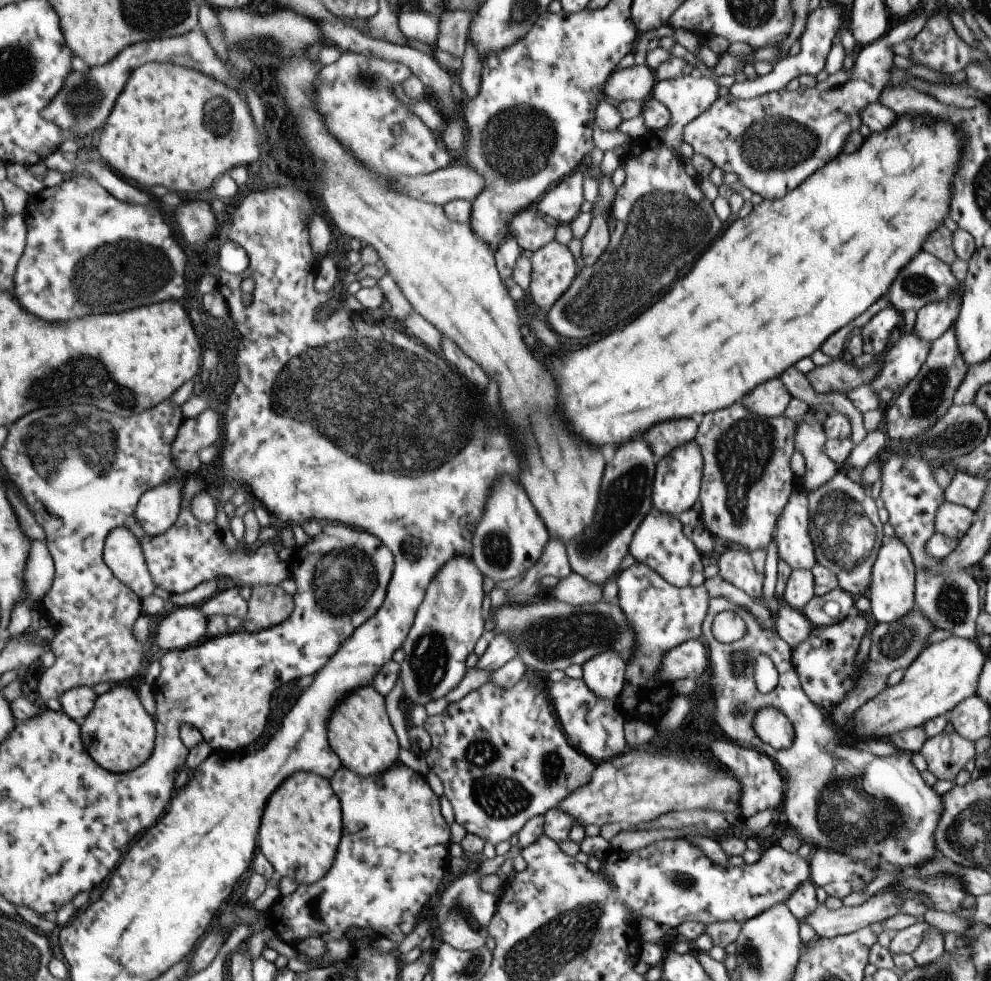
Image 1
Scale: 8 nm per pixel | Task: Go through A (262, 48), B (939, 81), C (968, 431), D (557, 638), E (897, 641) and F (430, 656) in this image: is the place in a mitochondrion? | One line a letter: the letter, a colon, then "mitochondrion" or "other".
A: mitochondrion
B: other
C: mitochondrion
D: mitochondrion
E: mitochondrion
F: mitochondrion

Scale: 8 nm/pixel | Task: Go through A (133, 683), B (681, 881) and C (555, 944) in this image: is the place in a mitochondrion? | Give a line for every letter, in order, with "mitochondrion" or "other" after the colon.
A: other
B: mitochondrion
C: mitochondrion

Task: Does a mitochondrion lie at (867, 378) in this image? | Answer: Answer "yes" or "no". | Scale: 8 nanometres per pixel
no

